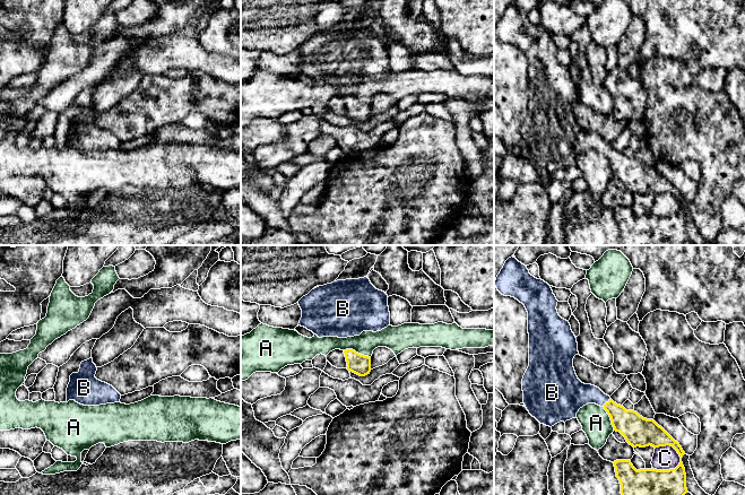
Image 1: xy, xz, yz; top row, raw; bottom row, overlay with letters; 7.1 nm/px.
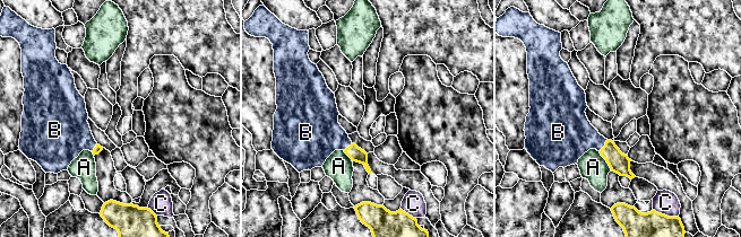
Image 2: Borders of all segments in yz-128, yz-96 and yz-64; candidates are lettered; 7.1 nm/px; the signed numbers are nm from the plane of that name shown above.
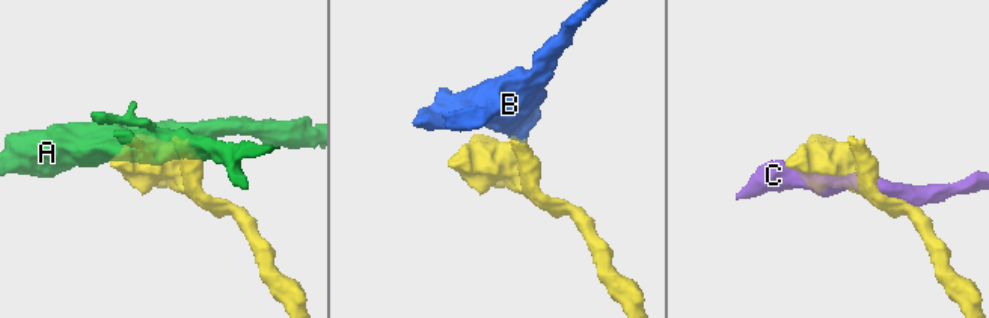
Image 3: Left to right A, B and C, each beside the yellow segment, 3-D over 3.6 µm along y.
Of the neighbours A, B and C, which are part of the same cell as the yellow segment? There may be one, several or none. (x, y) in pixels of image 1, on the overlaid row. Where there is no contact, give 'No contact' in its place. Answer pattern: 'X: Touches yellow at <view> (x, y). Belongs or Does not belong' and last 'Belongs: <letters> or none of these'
A: Touches yellow at xz (357, 353). Does not belong
B: Touches yellow at yz (606, 402). Belongs
C: Touches yellow at yz (669, 469). Does not belong
Belongs: B

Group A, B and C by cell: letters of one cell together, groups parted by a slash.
A / B / C

